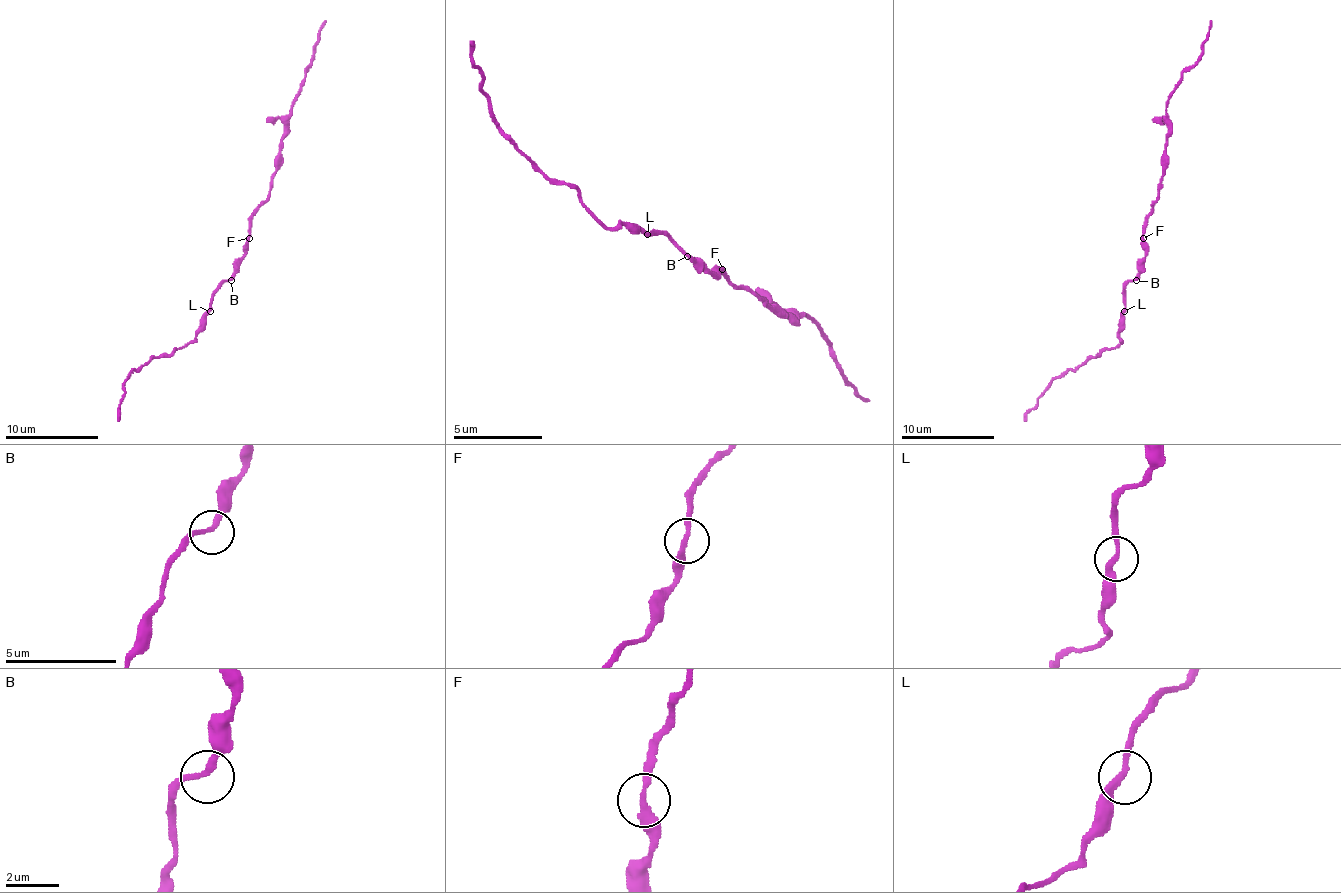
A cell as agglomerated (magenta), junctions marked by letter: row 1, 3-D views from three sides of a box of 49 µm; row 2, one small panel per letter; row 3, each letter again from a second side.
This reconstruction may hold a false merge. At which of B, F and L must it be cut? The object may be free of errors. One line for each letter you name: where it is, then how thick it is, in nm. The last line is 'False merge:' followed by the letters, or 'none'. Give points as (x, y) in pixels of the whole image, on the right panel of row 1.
False merge: none

